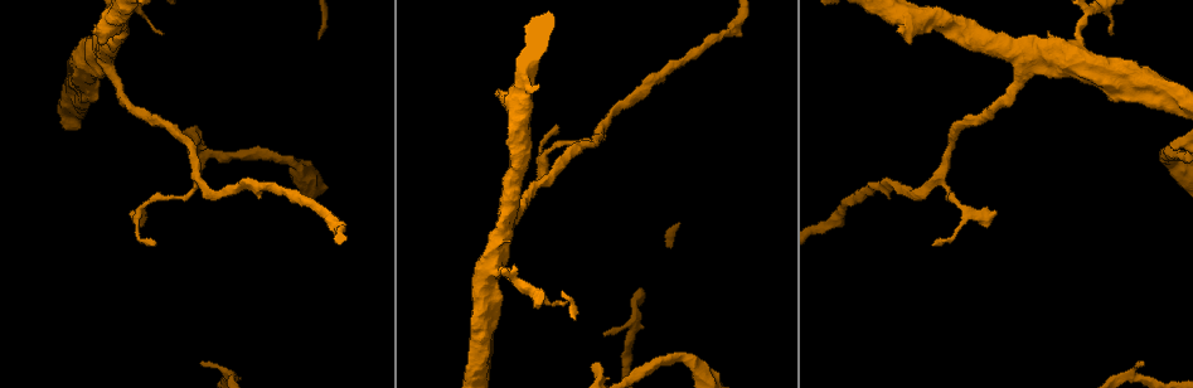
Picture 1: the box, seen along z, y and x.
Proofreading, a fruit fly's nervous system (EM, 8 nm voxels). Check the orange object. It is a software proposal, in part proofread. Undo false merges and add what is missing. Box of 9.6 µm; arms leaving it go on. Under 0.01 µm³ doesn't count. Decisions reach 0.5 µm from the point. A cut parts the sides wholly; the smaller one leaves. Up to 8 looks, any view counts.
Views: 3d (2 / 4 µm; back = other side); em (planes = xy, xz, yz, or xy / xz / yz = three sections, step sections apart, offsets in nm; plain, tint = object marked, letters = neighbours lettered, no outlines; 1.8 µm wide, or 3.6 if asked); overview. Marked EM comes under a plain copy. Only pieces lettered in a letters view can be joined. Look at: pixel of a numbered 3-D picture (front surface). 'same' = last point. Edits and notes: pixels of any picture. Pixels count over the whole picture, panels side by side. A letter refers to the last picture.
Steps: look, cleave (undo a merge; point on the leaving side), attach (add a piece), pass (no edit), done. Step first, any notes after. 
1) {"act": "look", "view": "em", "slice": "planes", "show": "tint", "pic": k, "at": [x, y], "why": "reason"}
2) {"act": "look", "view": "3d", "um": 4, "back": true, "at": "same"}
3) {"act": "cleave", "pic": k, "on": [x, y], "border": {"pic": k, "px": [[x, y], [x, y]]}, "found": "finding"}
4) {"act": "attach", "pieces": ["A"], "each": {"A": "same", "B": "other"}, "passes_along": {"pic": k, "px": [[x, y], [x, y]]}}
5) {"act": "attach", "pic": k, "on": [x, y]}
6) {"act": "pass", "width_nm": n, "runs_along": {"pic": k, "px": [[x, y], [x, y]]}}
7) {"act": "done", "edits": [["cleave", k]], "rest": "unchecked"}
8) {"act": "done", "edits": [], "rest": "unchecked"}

{"act": "look", "view": "3d", "um": 2, "pic": 1, "at": [1177, 147], "why": "branch stops here"}

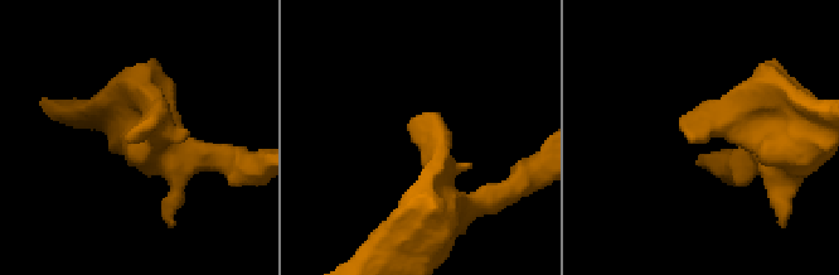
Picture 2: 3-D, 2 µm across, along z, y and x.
{"act": "look", "view": "em", "slice": "planes", "show": "letters", "pic": 2, "at": [126, 140], "why": "shape alone is not enough"}

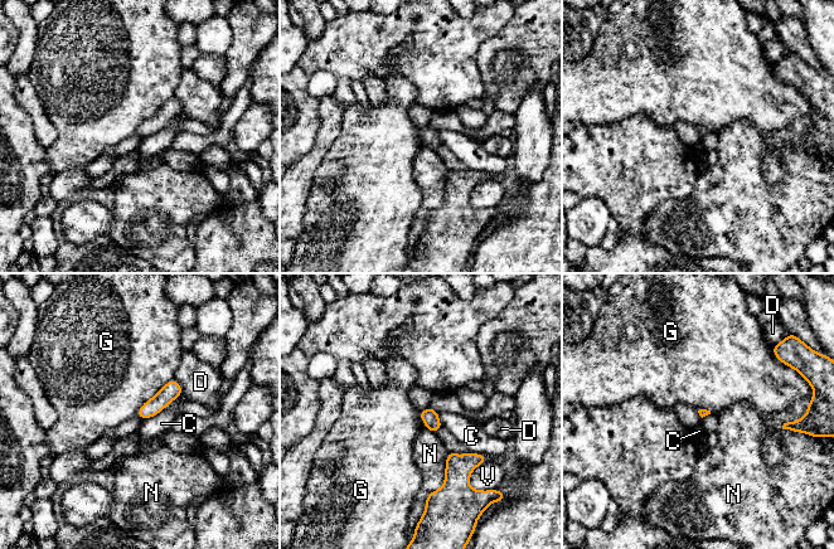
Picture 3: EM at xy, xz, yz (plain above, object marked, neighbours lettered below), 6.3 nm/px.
{"act": "pass", "longest_contact_nm": ["N", 360], "each": {"C": "other", "D": "other", "G": "other", "N": "other", "V": "other"}, "found": "none of them fits"}

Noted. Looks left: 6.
{"act": "look", "view": "3d", "um": 2, "pic": 1, "at": [201, 362], "why": "an open end"}

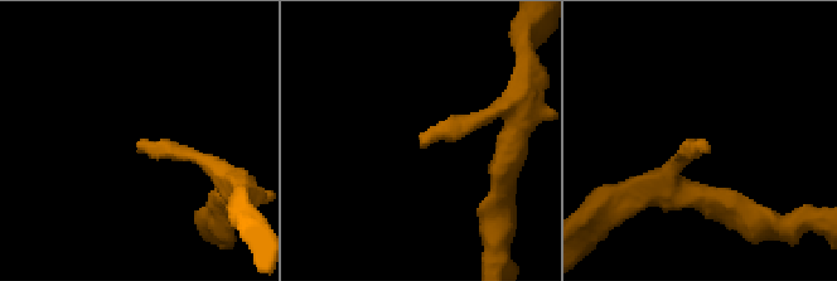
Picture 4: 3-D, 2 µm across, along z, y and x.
{"act": "look", "view": "em", "slice": "xz", "step": 8, "show": "tint", "pic": 4, "at": [140, 143], "why": "need the tissue"}

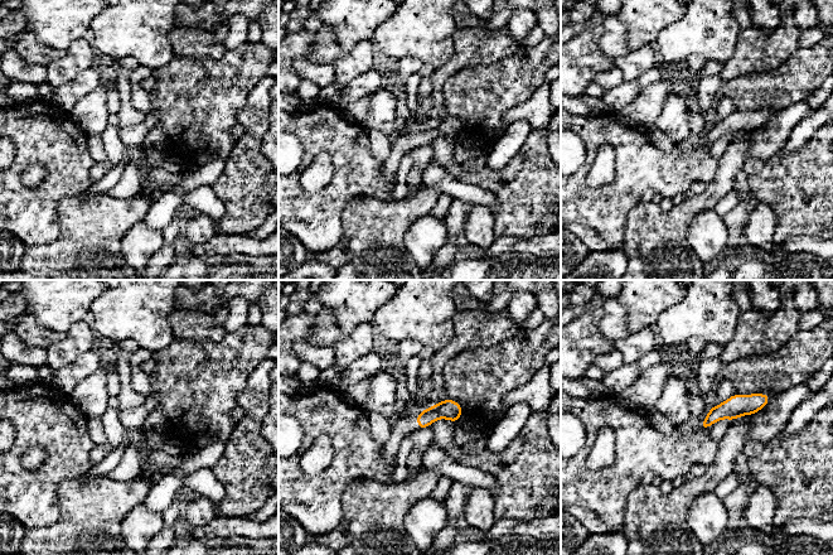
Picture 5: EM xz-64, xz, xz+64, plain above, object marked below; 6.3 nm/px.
{"act": "look", "view": "em", "slice": "planes", "show": "letters", "at": "same", "why": "another direction"}

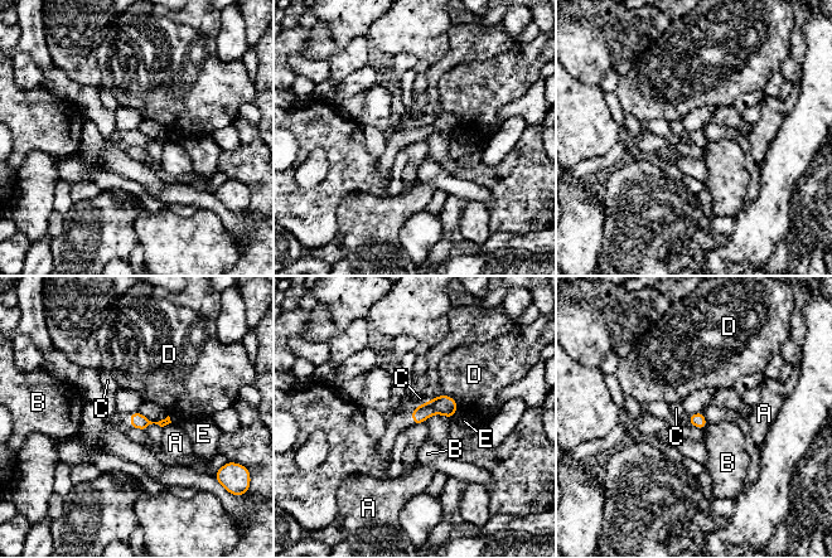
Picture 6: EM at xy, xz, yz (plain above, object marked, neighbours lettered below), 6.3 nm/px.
{"act": "pass", "each": {"A": "other", "B": "other", "C": "other", "D": "other", "E": "other"}, "border": {"pic": 6, "px": [[707, 425], [704, 430]]}, "found": "none of them fits"}

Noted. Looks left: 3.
{"act": "look", "view": "3d", "um": 4, "pic": 1, "at": [967, 214], "why": "sharp bend"}

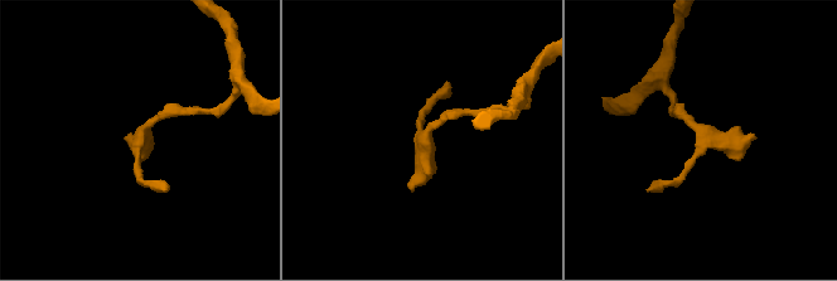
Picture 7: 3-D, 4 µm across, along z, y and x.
{"act": "look", "view": "em", "slice": "planes", "show": "letters", "pic": 7, "at": [139, 133], "why": "need the tissue"}

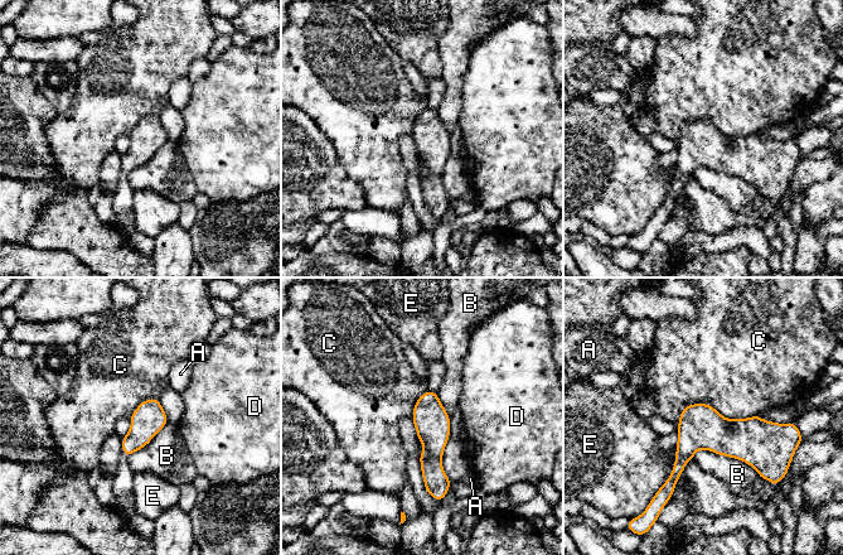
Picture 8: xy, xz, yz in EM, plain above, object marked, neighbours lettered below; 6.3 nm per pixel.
{"act": "pass", "width_nm": 200, "each": {"A": "other", "B": "other", "C": "other", "D": "other", "E": "other"}, "border": {"pic": 8, "px": [[756, 415], [688, 404], [677, 421]]}, "found": "one neuron here"}

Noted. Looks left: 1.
{"act": "done", "edits": [], "rest": "unchecked"}

